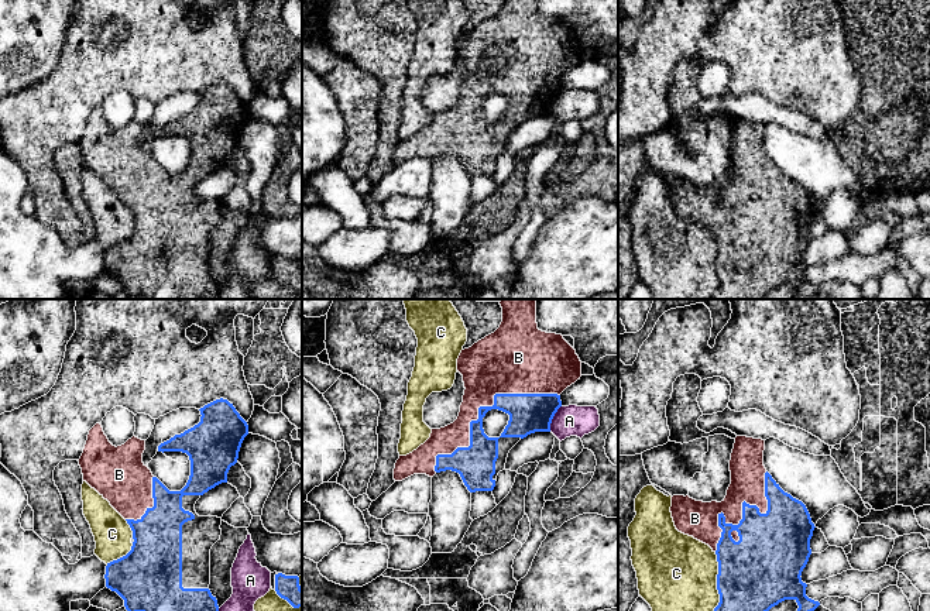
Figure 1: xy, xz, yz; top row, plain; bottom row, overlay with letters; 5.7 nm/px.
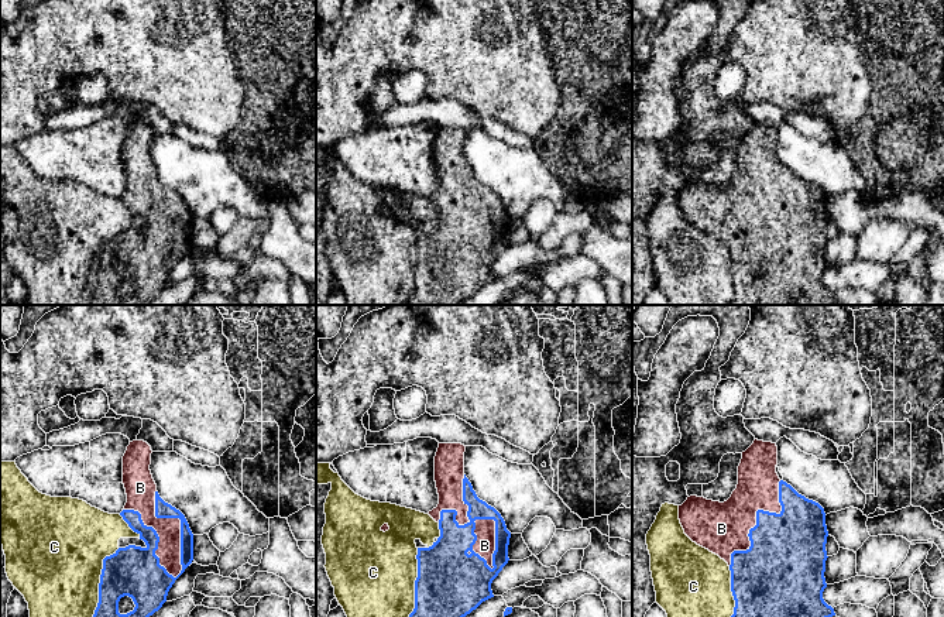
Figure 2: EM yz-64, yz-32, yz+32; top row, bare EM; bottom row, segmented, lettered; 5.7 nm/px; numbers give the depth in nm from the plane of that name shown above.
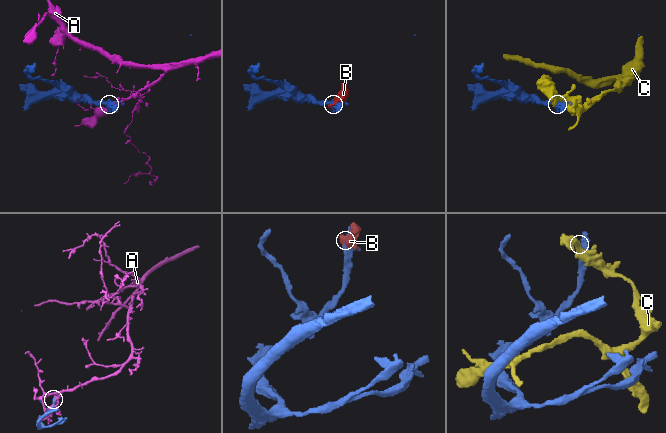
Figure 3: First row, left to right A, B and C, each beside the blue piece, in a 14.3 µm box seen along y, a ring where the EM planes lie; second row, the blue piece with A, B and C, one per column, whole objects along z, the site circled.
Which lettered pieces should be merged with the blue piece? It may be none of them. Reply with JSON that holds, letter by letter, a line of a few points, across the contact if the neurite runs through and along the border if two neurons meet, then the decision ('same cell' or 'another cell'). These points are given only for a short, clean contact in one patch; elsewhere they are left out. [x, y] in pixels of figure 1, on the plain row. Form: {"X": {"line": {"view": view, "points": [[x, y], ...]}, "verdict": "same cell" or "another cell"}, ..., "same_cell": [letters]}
{"A": {"verdict": "another cell"}, "B": {"verdict": "same cell"}, "C": {"verdict": "another cell"}, "same_cell": ["B"]}

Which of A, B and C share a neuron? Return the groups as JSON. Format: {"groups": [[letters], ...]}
{"groups": [["A"], ["B"], ["C"]]}

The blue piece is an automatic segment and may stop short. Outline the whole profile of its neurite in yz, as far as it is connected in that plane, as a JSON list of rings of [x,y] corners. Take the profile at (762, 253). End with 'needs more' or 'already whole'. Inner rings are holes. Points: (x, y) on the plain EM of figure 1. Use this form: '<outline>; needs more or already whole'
[[[737,120],[730,144],[731,168],[721,186],[703,186],[689,179],[672,181],[672,202],[679,216],[708,229],[717,238],[717,274],[720,286],[711,299],[763,299],[785,284],[795,284],[799,289],[795,299],[814,295],[820,286],[806,279],[807,268],[802,265],[802,255],[811,238],[810,223],[814,207],[806,189],[785,176],[763,150],[765,124]]]; needs more

